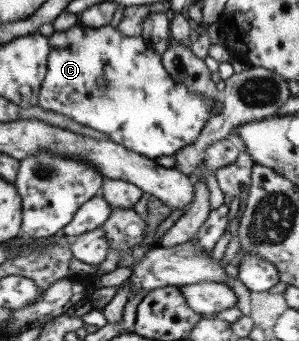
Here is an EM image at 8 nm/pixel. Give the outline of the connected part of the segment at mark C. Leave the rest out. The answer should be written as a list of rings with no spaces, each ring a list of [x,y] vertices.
[[[77,24],[65,30],[54,31],[48,37],[48,44],[50,50],[47,54],[46,72],[38,91],[38,106],[65,115],[75,123],[91,127],[99,133],[105,133],[111,141],[149,159],[174,154],[193,143],[204,123],[222,109],[221,100],[214,103],[196,91],[189,91],[184,85],[175,83],[167,75],[152,43],[141,36],[121,35],[119,30],[109,24],[97,28]]]

